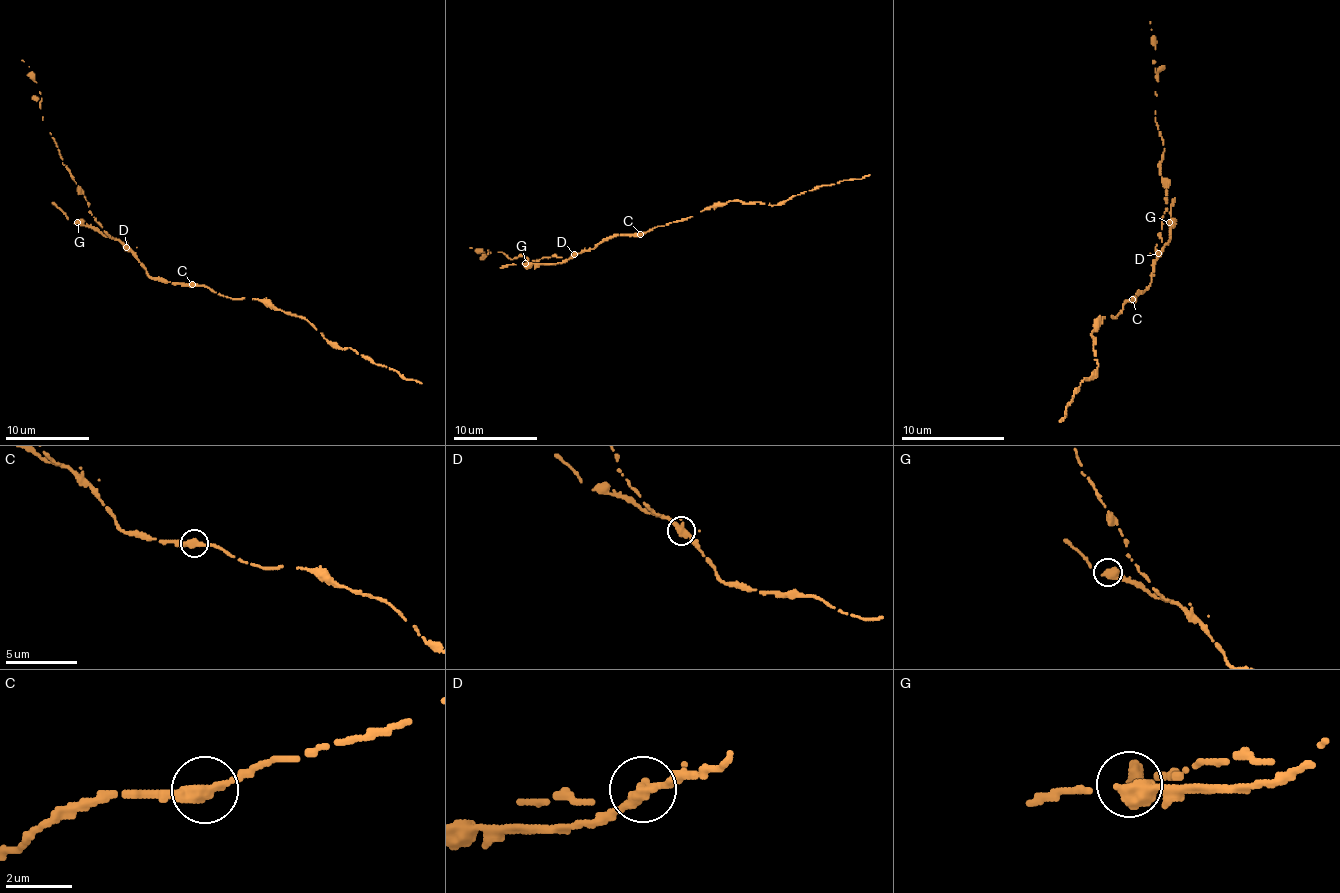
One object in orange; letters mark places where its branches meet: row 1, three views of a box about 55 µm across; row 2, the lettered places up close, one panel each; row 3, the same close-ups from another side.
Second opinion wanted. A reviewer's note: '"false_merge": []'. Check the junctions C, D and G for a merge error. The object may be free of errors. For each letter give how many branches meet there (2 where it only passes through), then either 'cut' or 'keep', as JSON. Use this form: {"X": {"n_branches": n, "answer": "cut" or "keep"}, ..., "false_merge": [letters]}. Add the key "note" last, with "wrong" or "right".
{"C": {"n_branches": 2, "answer": "keep"}, "D": {"n_branches": 2, "answer": "cut"}, "G": {"n_branches": 2, "answer": "keep"}, "false_merge": ["D"], "note": "wrong"}

